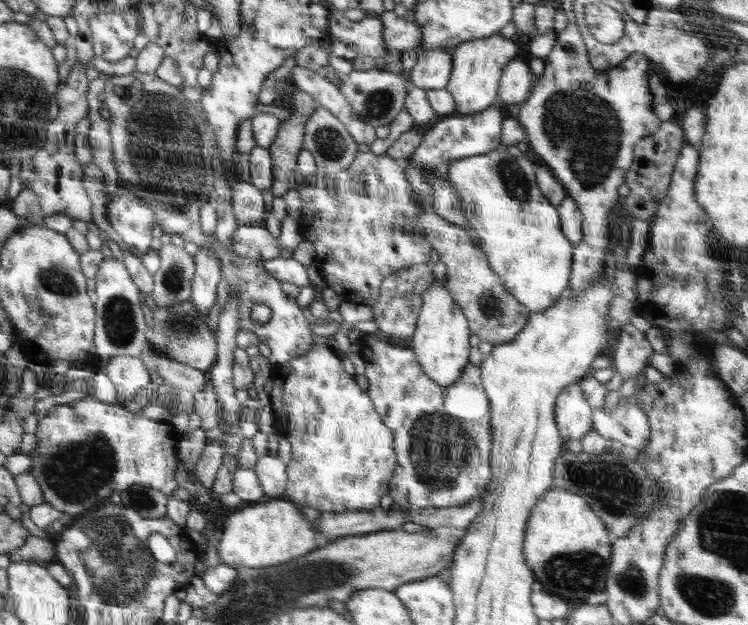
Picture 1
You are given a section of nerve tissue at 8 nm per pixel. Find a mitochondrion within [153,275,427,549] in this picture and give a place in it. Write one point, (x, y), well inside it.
(182, 327)

